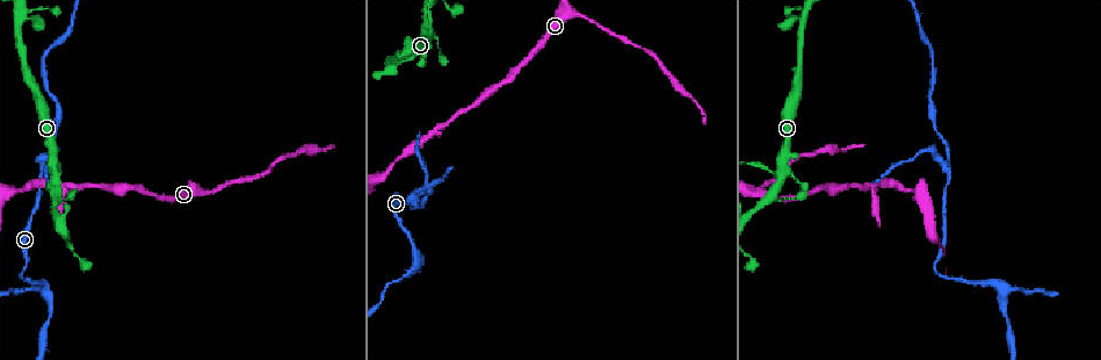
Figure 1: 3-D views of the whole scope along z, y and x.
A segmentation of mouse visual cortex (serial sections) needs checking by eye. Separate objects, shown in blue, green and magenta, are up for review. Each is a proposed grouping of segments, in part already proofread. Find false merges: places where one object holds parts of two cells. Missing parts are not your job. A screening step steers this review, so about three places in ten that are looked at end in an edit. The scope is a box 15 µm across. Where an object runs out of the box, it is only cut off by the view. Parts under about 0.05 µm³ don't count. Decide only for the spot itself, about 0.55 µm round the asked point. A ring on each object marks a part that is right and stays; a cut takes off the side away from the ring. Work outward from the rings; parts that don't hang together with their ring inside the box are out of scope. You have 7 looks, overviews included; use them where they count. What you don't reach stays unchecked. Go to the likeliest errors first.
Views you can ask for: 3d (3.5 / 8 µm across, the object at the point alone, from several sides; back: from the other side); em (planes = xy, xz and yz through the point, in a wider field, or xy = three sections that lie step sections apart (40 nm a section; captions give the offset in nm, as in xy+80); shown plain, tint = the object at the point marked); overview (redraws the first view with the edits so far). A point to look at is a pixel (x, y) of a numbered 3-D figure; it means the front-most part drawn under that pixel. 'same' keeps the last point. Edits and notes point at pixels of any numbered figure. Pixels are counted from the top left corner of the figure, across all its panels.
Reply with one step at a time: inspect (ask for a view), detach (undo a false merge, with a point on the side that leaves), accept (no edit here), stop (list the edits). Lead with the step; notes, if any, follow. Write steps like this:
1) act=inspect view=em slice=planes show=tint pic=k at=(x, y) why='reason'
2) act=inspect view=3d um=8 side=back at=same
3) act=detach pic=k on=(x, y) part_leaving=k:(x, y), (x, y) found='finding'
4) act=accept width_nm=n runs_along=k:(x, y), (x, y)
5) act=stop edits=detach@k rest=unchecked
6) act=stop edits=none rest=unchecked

act=inspect view=3d um=8 side=back pic=1 at=(583, 16) why='sudden change in width'

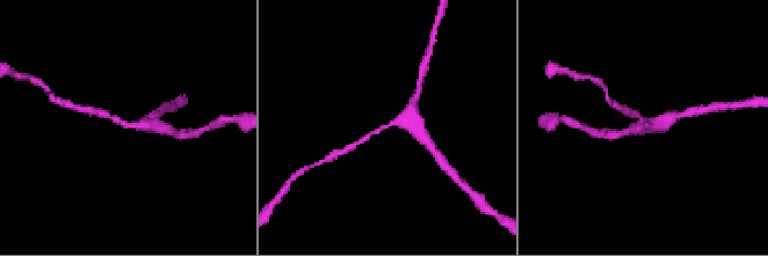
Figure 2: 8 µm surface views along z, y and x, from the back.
act=inspect view=3d um=3.5 pic=2 at=(130, 125) why='zoom in'

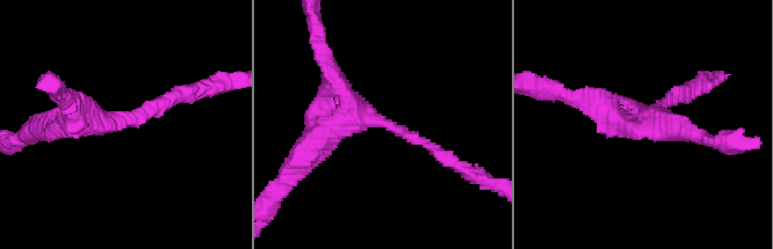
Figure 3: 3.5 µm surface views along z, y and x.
act=inspect view=em slice=xy step=2 show=tint pic=3 at=(389, 121) arm_widths_nm=150,400 why='now the EM'

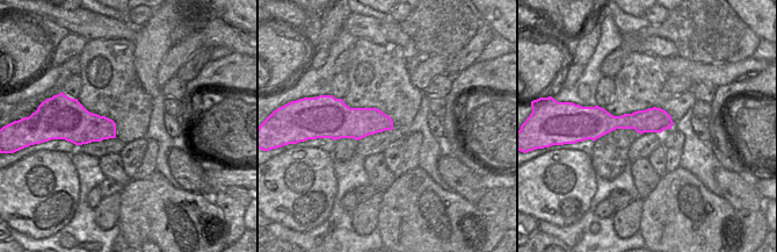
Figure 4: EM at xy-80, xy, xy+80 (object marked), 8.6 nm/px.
act=accept runs_along=4:(587, 119), (669, 123) found='continuous, no second cell'

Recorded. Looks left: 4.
act=inspect view=3d um=8 side=back pic=1 at=(62, 183) why='abrupt turn'

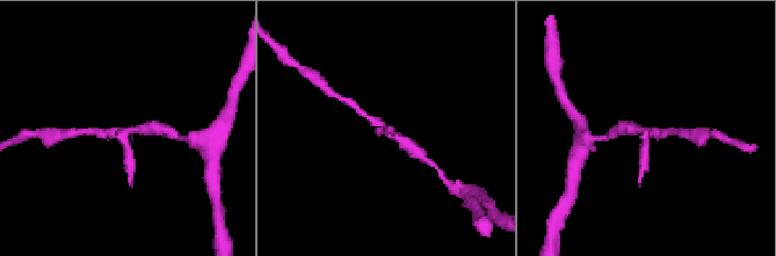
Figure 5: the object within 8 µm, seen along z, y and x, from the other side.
act=inspect view=em slice=xy step=1 show=tint pic=5 at=(126, 130) arms=3 arm_widths_nm=200,250,300 why='shape alone is not enough'

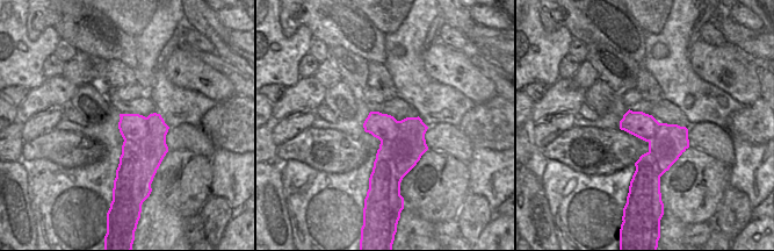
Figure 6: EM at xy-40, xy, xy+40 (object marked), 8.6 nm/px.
act=detach pic=5 on=(643, 156) part_leaving=5:(648, 133), (645, 138), (639, 182) found='a second cell is stuck on'

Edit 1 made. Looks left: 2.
act=stop edits=detach@5 rest=unchecked

